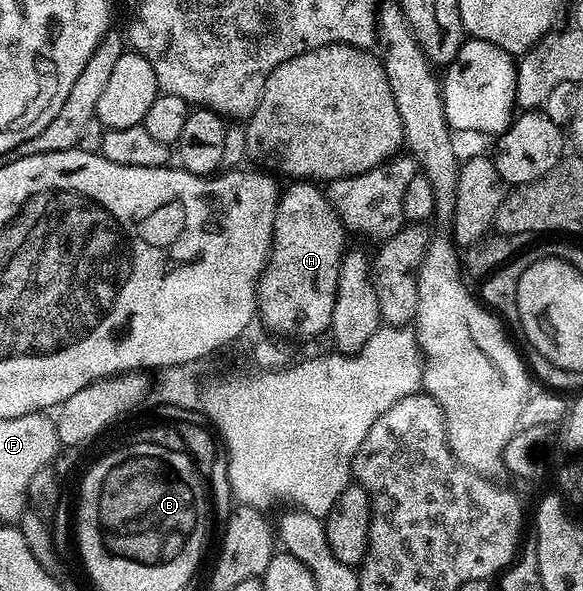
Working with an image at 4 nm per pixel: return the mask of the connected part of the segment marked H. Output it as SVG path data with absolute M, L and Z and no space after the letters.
M296 180L288 184L288 187L283 187L280 200L276 203L272 253L269 254L268 263L260 273L260 282L256 285L256 309L259 321L264 321L272 329L269 331L273 335L297 334L300 338L312 338L323 330L325 333L331 327L340 260L346 250L344 237L346 237L344 225L328 203L327 193L315 181Z

